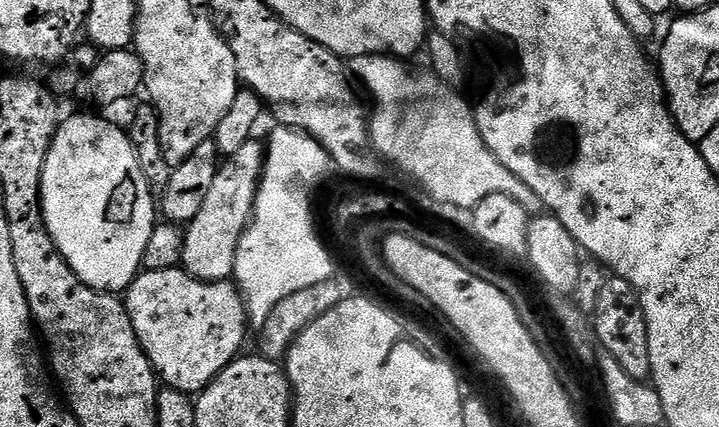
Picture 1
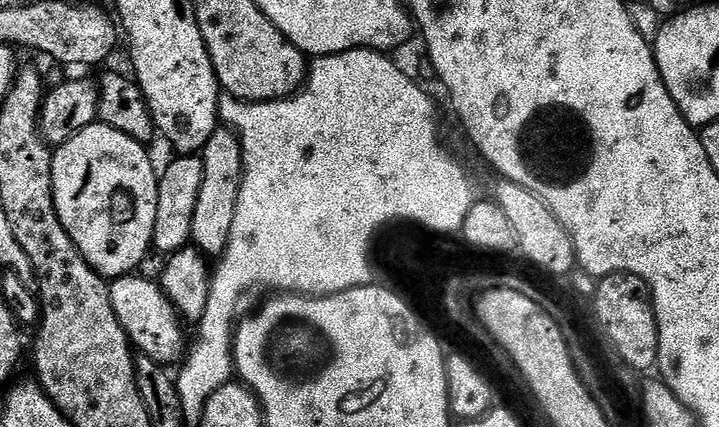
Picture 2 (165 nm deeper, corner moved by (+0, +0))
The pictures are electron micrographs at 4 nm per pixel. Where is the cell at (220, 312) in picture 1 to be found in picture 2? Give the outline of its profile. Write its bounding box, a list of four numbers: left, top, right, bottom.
[108,274,185,366]

